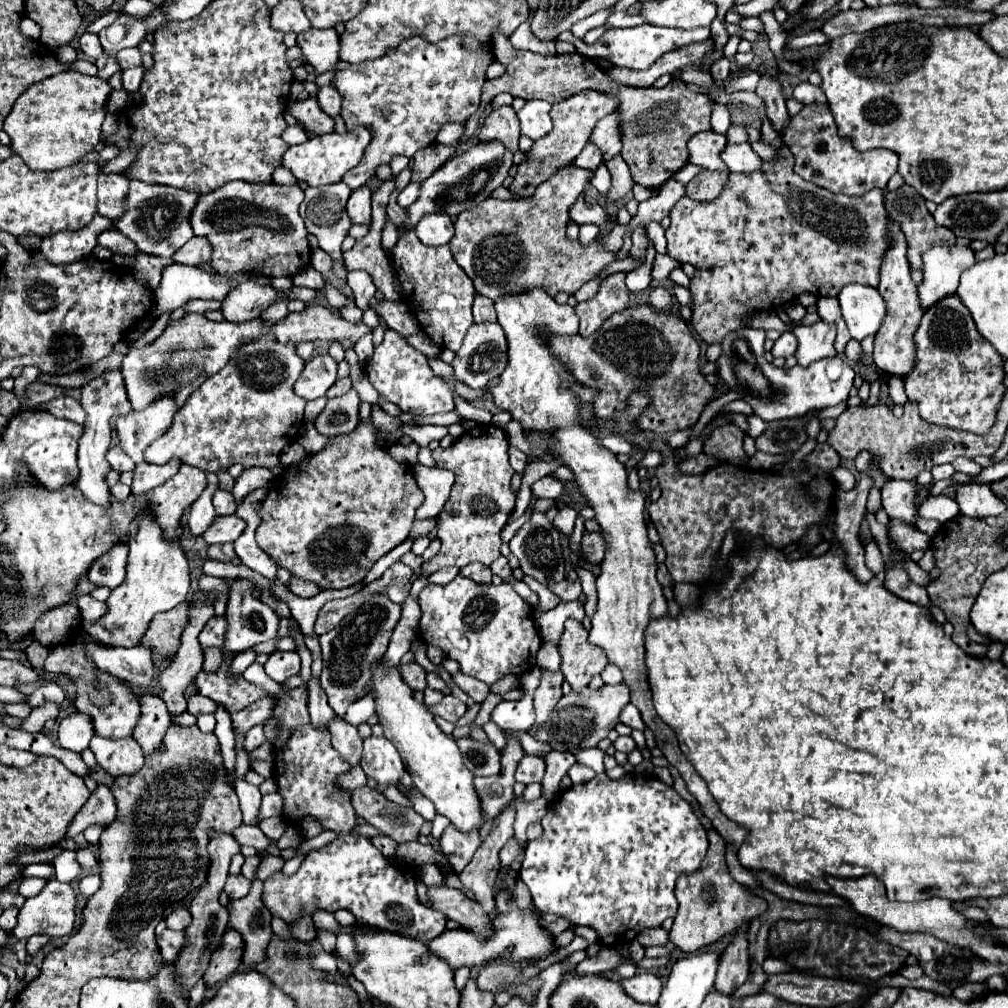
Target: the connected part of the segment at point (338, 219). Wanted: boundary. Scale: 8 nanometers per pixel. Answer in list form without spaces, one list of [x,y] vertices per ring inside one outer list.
[[[334,183],[332,187],[308,187],[306,189],[306,199],[300,205],[300,215],[306,223],[308,233],[312,233],[318,239],[320,249],[324,249],[334,261],[342,263],[344,267],[341,245],[348,229],[352,227],[352,223],[348,219],[348,213],[346,213],[346,201],[348,201],[350,193],[352,191],[348,189],[346,183]]]

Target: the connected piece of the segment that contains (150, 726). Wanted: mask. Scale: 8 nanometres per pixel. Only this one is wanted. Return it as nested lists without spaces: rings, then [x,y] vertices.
[[[154,695],[140,697],[140,707],[140,723],[136,725],[132,737],[136,739],[136,743],[140,743],[144,755],[152,755],[160,749],[162,739],[170,727],[170,713],[166,709],[166,703]]]

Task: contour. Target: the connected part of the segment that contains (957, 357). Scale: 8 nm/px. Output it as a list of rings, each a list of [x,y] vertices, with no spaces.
[[[954,295],[936,303],[932,311],[922,315],[922,321],[914,333],[916,365],[904,379],[904,391],[910,401],[918,403],[920,417],[928,423],[968,431],[974,435],[986,435],[1006,393],[1004,387],[1004,359],[992,347],[992,343],[980,339],[968,309]]]

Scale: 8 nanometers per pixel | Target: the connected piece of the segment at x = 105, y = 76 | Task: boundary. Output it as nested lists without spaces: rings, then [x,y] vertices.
[[[104,53],[100,59],[96,59],[96,67],[98,67],[98,79],[102,79],[102,81],[108,81],[114,73],[120,71],[116,57],[112,55],[112,59],[108,59],[108,53]]]

